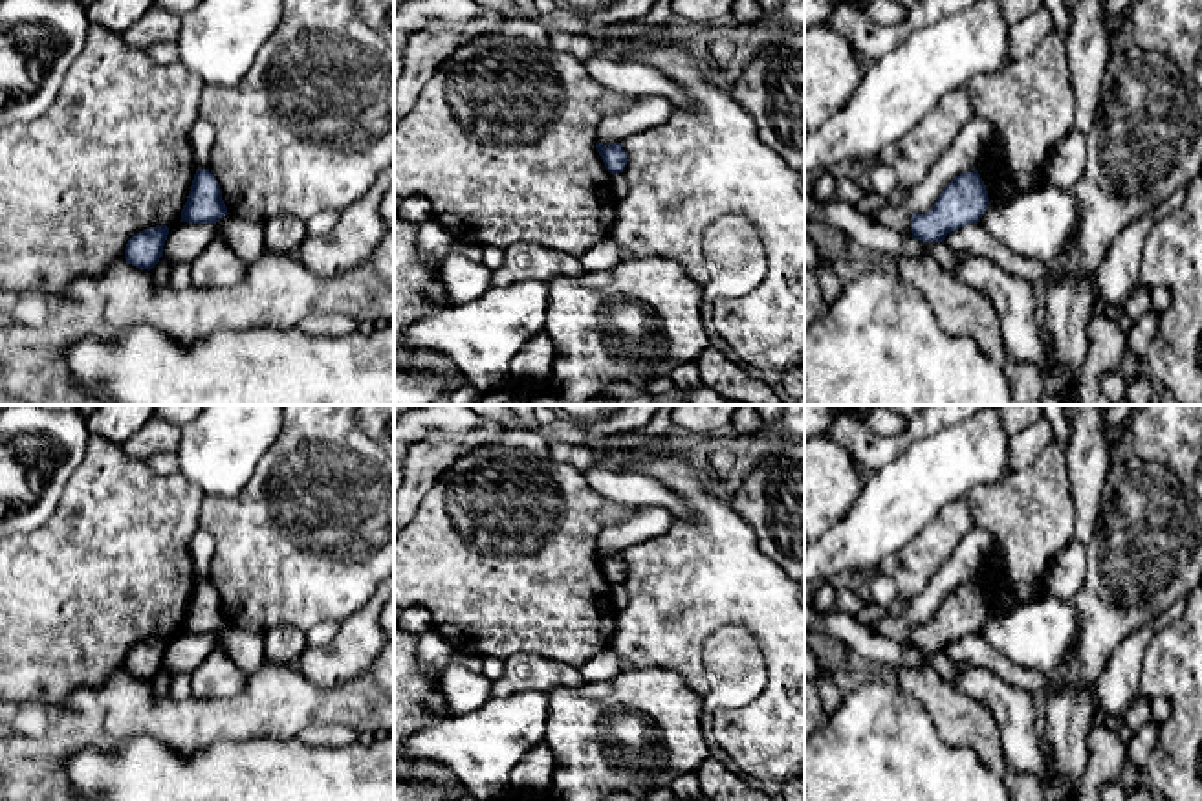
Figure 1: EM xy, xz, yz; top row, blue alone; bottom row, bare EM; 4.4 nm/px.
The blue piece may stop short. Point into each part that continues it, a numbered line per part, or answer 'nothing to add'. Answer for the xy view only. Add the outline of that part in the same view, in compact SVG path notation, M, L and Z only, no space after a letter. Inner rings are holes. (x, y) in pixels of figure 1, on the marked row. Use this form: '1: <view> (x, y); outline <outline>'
nothing to add

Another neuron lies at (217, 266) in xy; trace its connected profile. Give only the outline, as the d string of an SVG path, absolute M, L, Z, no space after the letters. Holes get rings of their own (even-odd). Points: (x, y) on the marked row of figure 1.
M224 236L214 240L192 260L191 282L194 288L233 286L246 279L247 264L238 258Z

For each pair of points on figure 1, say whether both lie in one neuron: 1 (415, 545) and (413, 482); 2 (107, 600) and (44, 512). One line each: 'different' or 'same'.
1: different
2: different

